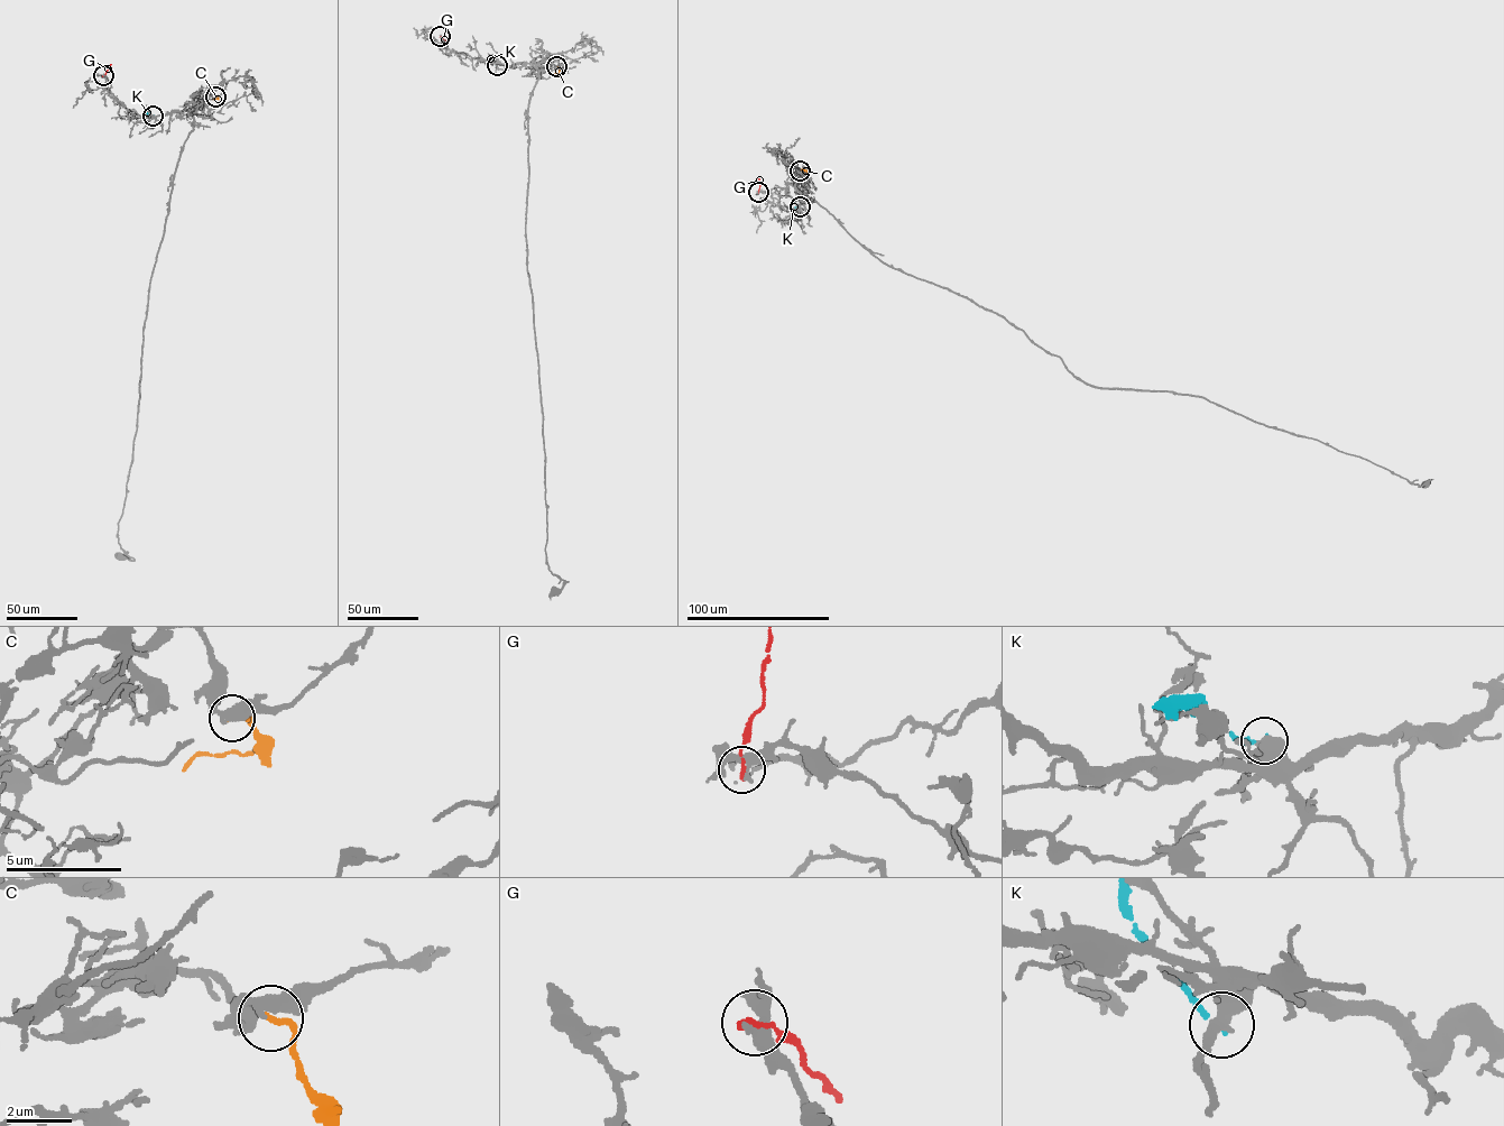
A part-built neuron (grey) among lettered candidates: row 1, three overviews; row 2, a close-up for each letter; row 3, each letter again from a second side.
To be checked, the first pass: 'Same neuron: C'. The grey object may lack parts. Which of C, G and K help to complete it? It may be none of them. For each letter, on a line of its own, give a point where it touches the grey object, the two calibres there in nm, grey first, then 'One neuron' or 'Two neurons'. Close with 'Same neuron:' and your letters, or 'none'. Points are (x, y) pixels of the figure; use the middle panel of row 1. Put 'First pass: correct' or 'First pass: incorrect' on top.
First pass: correct
C: Touches grey at (556, 66). Thickness 280 nm (grey) against 190 nm. One neuron
G: Touches grey at (440, 36). Thickness 320 nm (grey) against 200 nm. Two neurons
K: Touches grey at (497, 65). Thickness 320 nm (grey) against 140 nm. Two neurons
Same neuron: C

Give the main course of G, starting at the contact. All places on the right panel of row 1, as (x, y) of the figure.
G: (758, 192), (758, 178)

